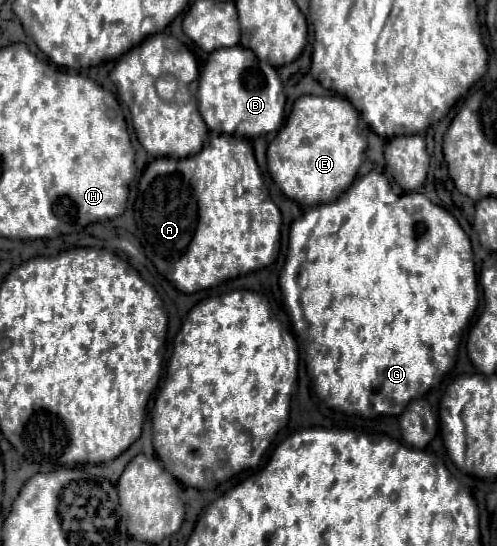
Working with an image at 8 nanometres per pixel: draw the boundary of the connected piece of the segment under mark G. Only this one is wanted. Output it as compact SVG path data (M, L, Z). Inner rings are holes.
M369 172L363 178L357 178L353 186L335 202L321 204L309 208L290 228L289 248L284 268L280 275L280 289L282 292L281 306L287 312L293 312L290 321L293 333L303 334L303 340L297 340L299 345L306 347L306 368L313 382L315 394L329 406L341 412L377 412L397 416L417 396L426 394L433 386L440 383L442 378L454 365L456 348L461 341L461 334L470 326L470 320L476 315L479 302L478 280L475 276L473 252L469 236L463 232L459 222L441 206L433 204L427 196L419 192L407 192L397 197L394 194L389 180L379 172Z

